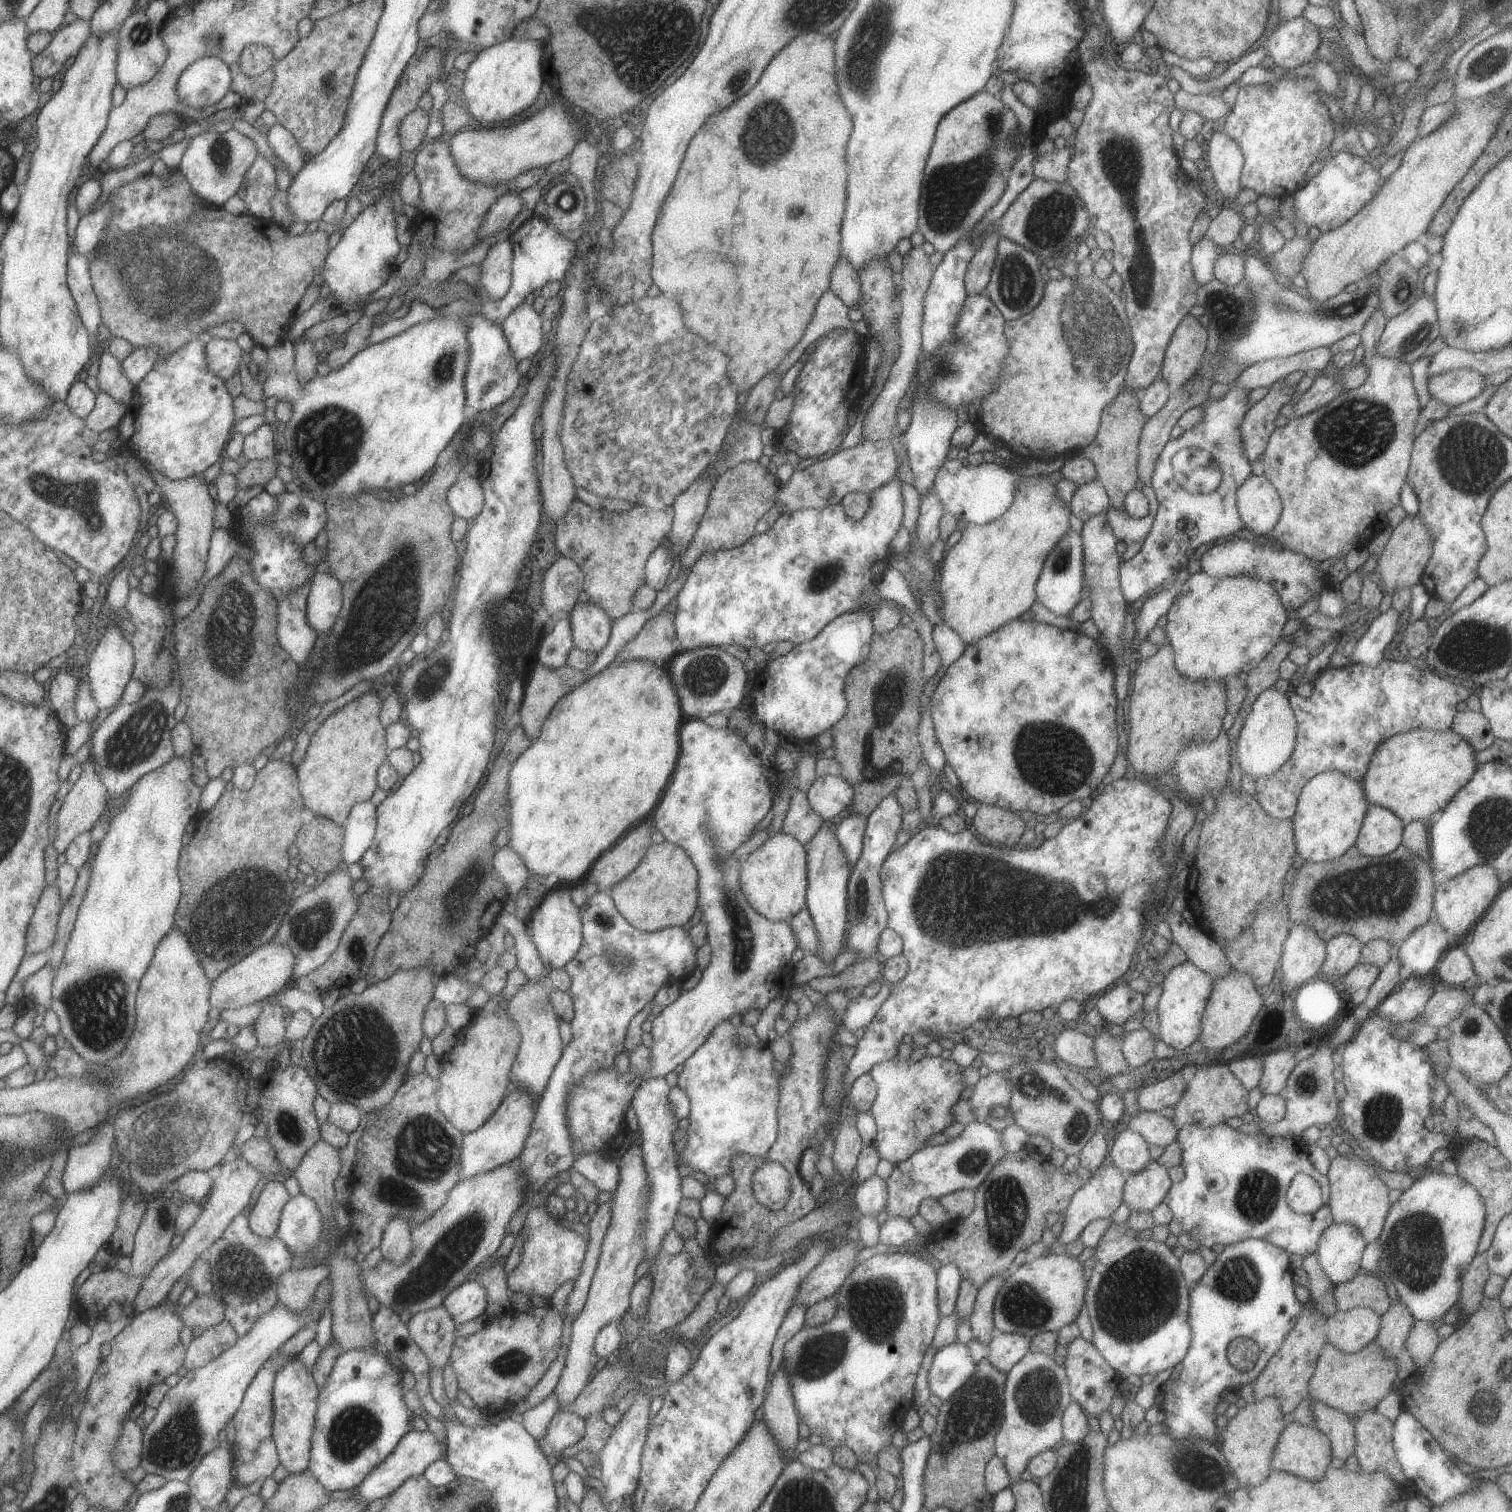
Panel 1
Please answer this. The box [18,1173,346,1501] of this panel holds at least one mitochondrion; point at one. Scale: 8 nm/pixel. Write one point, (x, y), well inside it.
(174, 1447)

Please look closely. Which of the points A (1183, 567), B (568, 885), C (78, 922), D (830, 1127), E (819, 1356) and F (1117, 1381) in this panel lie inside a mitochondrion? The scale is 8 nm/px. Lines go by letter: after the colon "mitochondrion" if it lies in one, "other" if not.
A: other
B: other
C: other
D: other
E: mitochondrion
F: other

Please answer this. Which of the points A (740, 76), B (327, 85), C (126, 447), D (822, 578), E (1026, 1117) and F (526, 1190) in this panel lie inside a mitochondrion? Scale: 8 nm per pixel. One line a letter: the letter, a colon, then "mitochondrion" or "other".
A: mitochondrion
B: mitochondrion
C: other
D: mitochondrion
E: other
F: other

